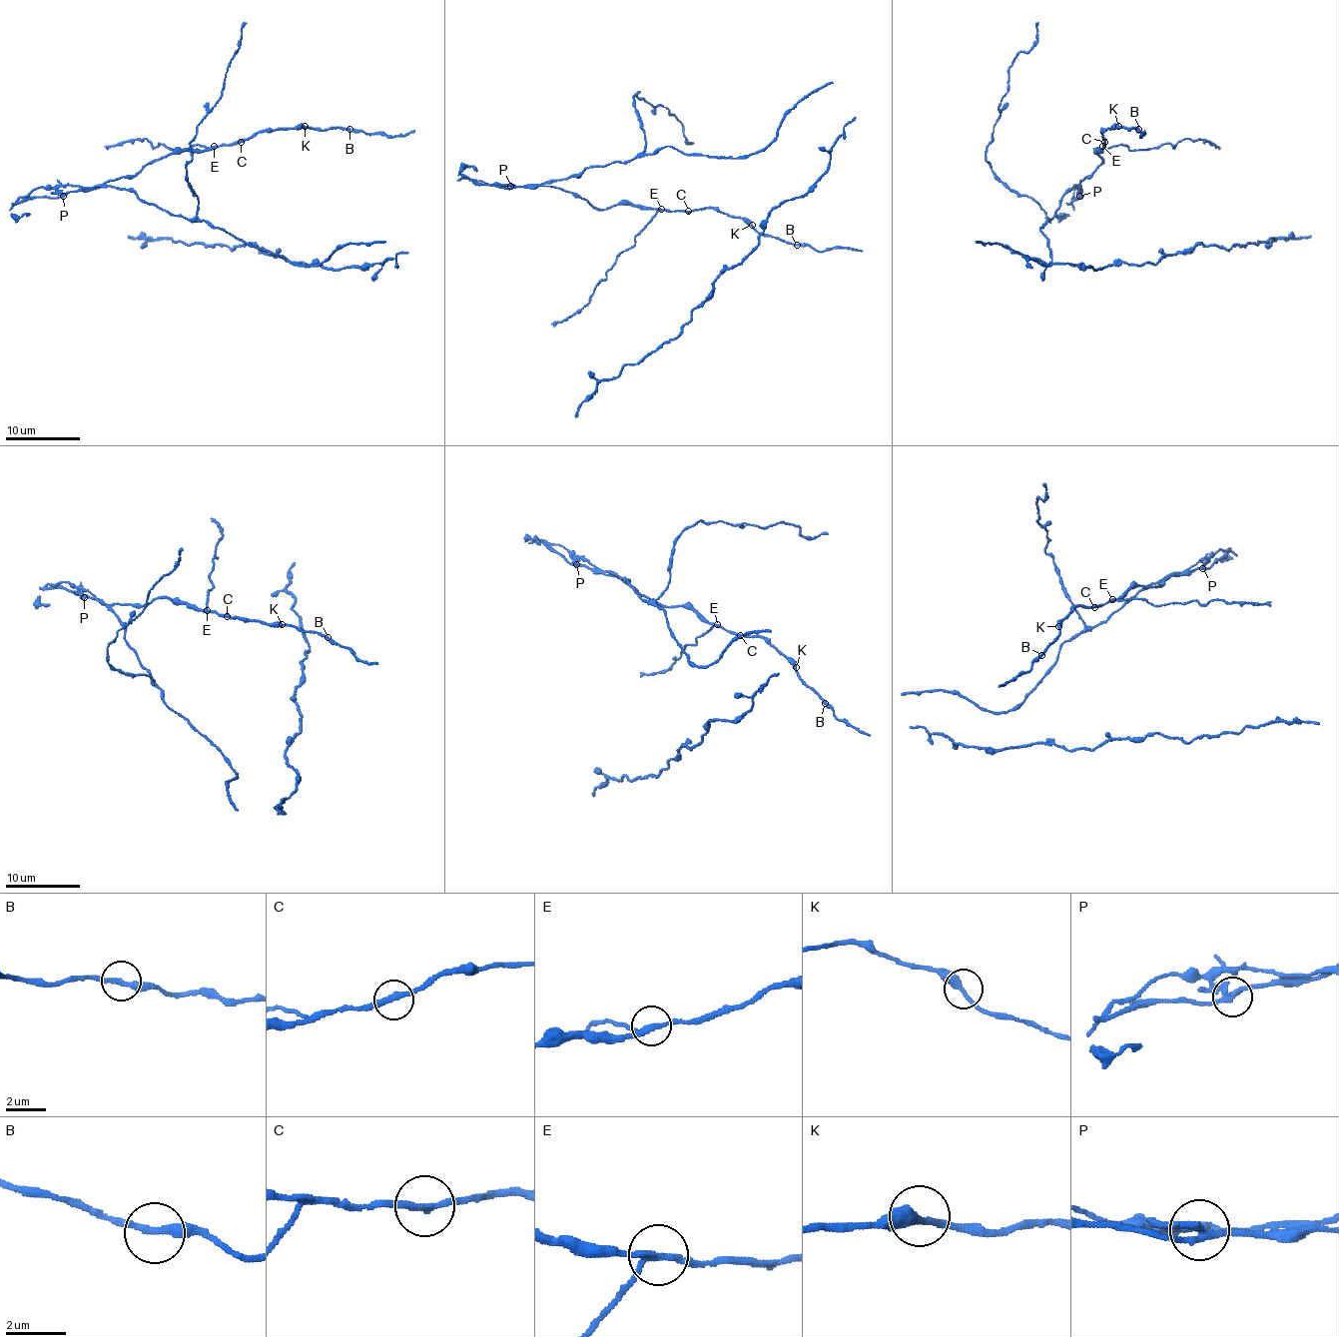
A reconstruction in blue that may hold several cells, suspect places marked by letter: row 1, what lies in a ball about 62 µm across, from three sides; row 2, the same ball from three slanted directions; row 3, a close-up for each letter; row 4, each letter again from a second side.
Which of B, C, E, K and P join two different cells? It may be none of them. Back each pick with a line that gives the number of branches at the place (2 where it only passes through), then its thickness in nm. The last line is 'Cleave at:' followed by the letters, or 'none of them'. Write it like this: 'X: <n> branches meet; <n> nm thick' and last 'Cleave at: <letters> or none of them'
E: 3 branches meet; 200 nm thick
P: 3 branches meet; 240 nm thick
Cleave at: E, P

